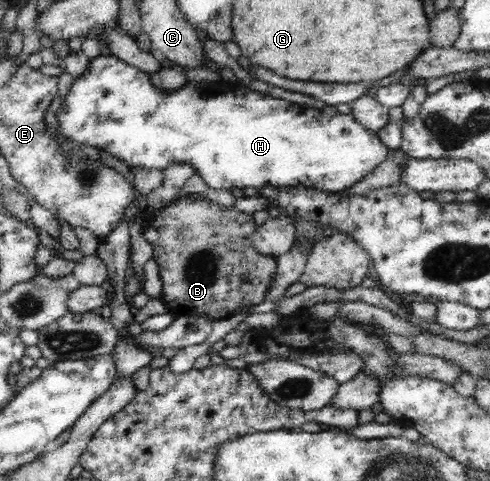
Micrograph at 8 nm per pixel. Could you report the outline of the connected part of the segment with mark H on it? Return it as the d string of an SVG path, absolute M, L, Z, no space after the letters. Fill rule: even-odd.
M98 55L90 59L87 68L83 74L78 76L70 87L70 90L65 94L65 100L56 114L57 122L59 122L58 134L51 134L56 139L57 144L63 145L63 149L67 153L75 153L80 151L81 146L91 146L100 150L105 150L107 154L115 156L117 160L122 160L128 168L146 168L147 170L164 170L171 164L190 164L199 176L204 180L209 188L217 188L217 190L231 190L231 188L258 188L259 185L269 185L273 188L287 187L303 187L313 188L333 193L341 193L342 190L353 186L359 182L364 176L373 170L378 164L381 164L388 158L390 148L381 142L377 132L370 131L362 124L356 121L355 116L350 114L335 114L335 112L325 112L325 110L315 110L314 107L299 106L287 100L282 100L276 97L264 95L263 93L245 87L243 82L237 82L234 85L224 84L220 82L206 81L185 81L183 86L171 92L161 91L161 89L153 85L151 77L147 71L141 70L133 65L127 64L124 60L117 58L115 55ZM211 87L216 87L215 92L211 92Z

